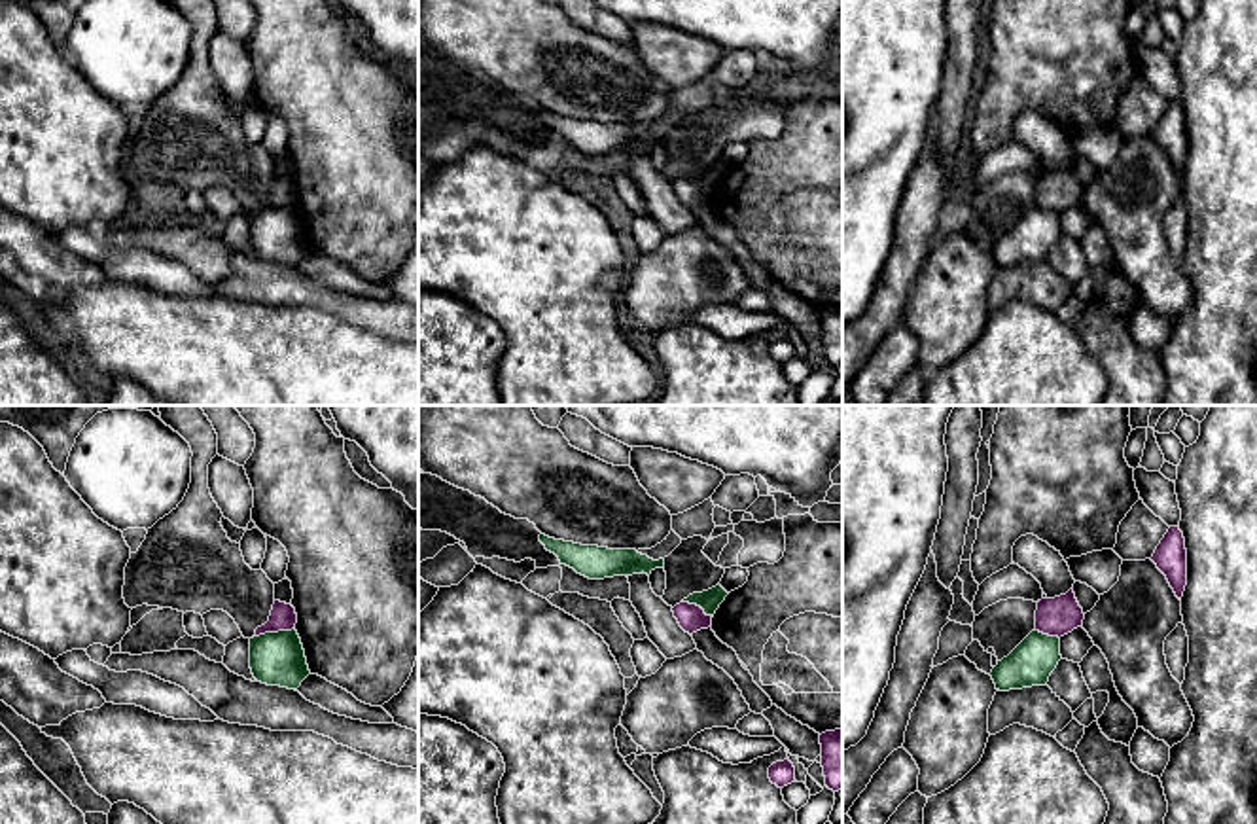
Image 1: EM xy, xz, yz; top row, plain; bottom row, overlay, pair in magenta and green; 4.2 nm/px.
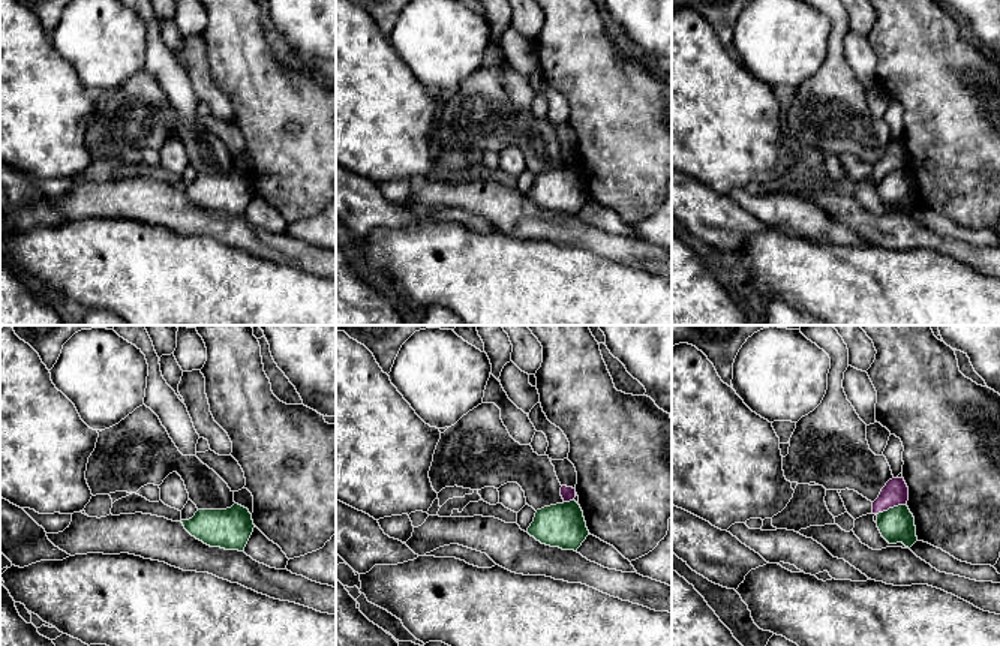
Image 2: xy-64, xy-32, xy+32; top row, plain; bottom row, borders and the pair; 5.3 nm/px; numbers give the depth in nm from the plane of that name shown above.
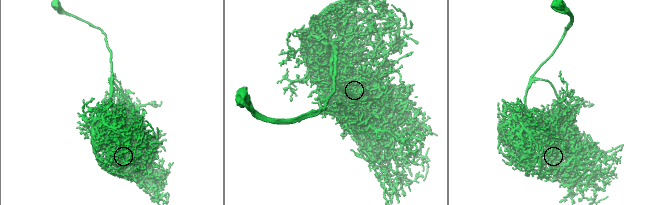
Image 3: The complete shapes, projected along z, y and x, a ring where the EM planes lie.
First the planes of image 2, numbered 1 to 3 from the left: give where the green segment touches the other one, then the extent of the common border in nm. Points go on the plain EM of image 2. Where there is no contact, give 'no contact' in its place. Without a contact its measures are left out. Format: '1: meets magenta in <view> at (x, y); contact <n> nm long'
1: no contact
2: meets magenta in xy-32 at (568, 165); contact 60 nm long
3: meets magenta in xy+32 at (891, 171); contact 180 nm long

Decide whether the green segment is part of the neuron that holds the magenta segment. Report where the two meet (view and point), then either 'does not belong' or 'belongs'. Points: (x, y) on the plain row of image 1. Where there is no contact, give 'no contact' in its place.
meets magenta in xy at (273, 207); does not belong

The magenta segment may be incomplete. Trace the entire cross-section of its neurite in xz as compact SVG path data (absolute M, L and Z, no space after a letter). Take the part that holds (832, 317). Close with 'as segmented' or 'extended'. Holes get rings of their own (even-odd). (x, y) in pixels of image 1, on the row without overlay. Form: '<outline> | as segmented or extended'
M842 305L822 309L820 320L825 362L839 367L842 364Z | as segmented

